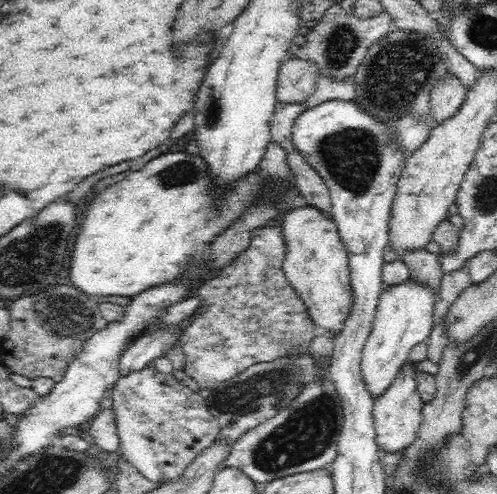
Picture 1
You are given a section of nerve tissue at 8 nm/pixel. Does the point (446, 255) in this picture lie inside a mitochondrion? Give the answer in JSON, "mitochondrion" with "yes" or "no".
{"mitochondrion":"no"}

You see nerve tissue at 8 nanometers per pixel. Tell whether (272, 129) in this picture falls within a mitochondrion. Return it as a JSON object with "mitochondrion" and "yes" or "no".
{"mitochondrion":"no"}

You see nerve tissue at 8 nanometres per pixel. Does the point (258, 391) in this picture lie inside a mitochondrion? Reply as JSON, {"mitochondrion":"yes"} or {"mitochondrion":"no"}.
{"mitochondrion":"yes"}

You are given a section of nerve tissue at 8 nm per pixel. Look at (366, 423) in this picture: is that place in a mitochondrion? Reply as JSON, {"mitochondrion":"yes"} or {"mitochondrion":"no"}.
{"mitochondrion":"no"}

